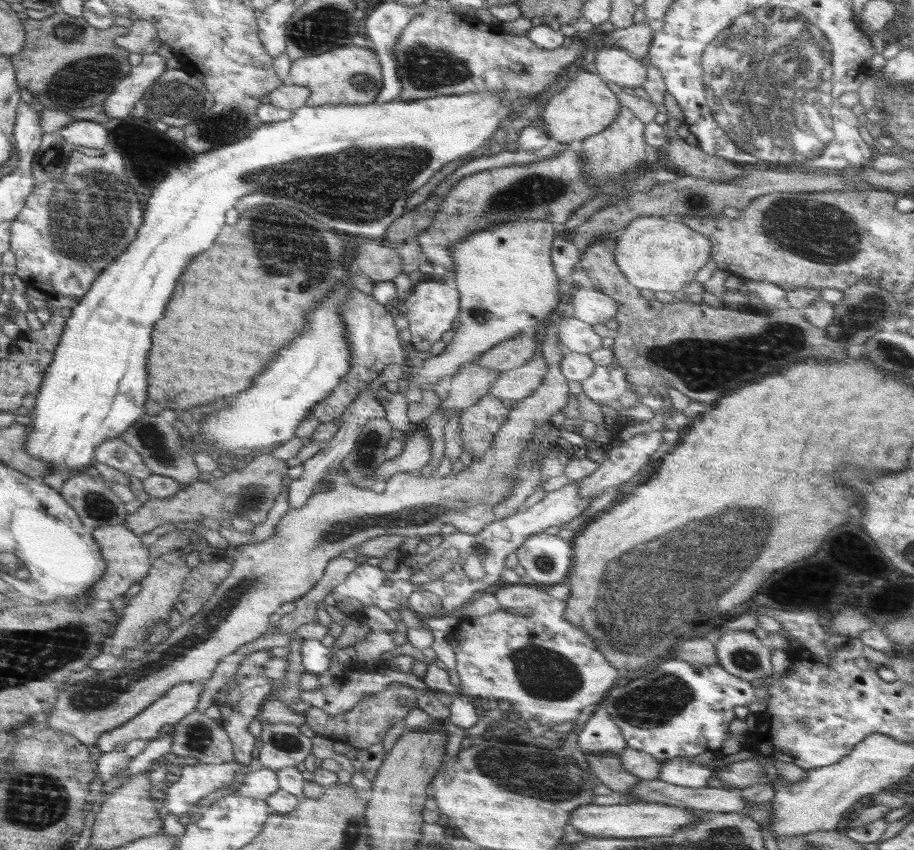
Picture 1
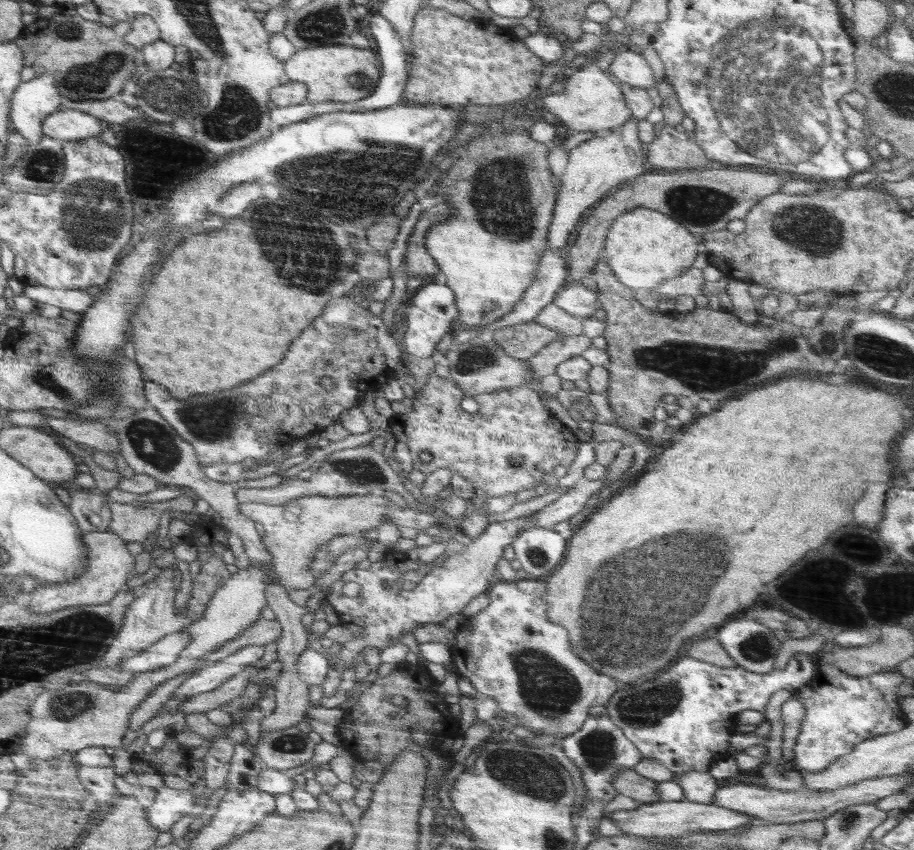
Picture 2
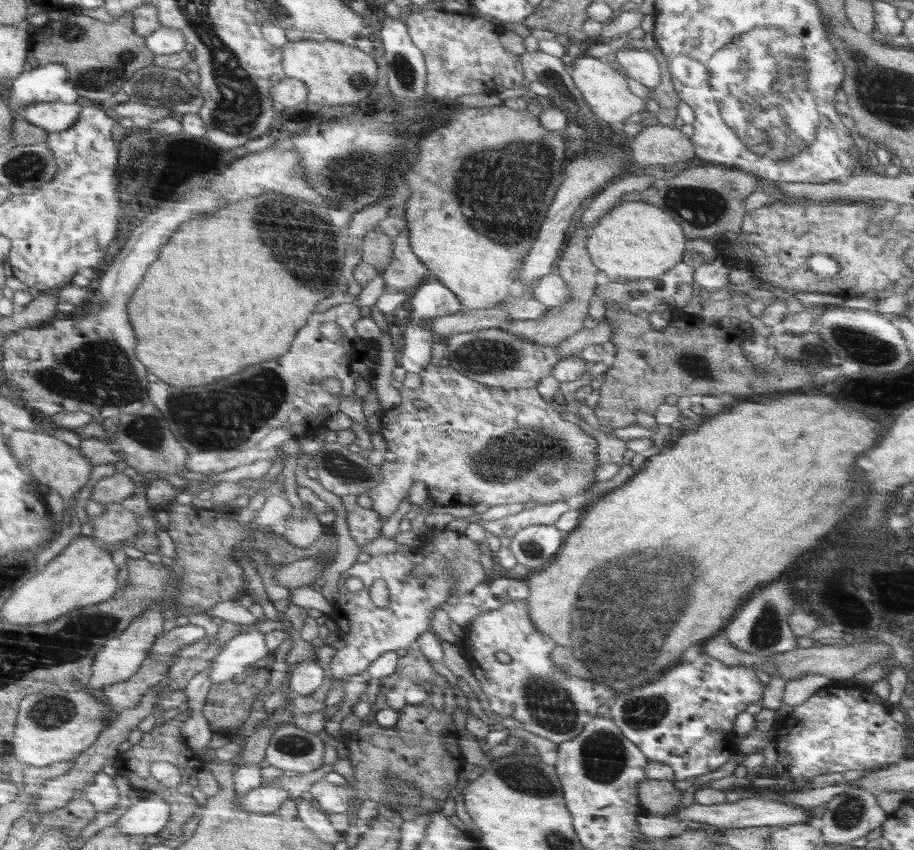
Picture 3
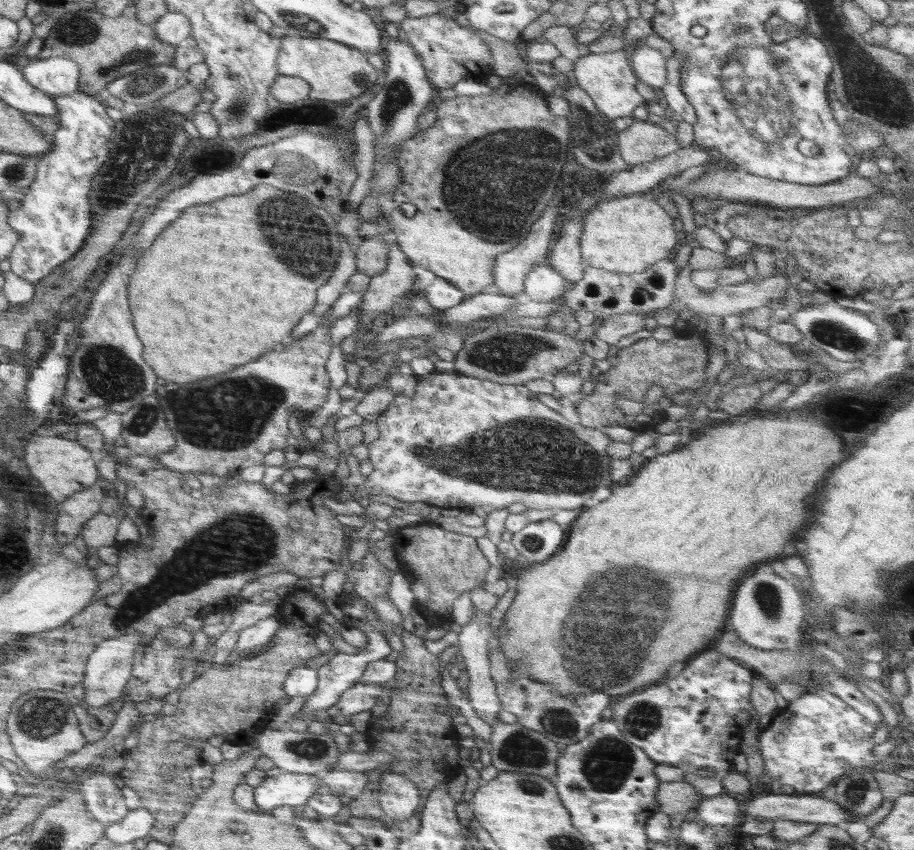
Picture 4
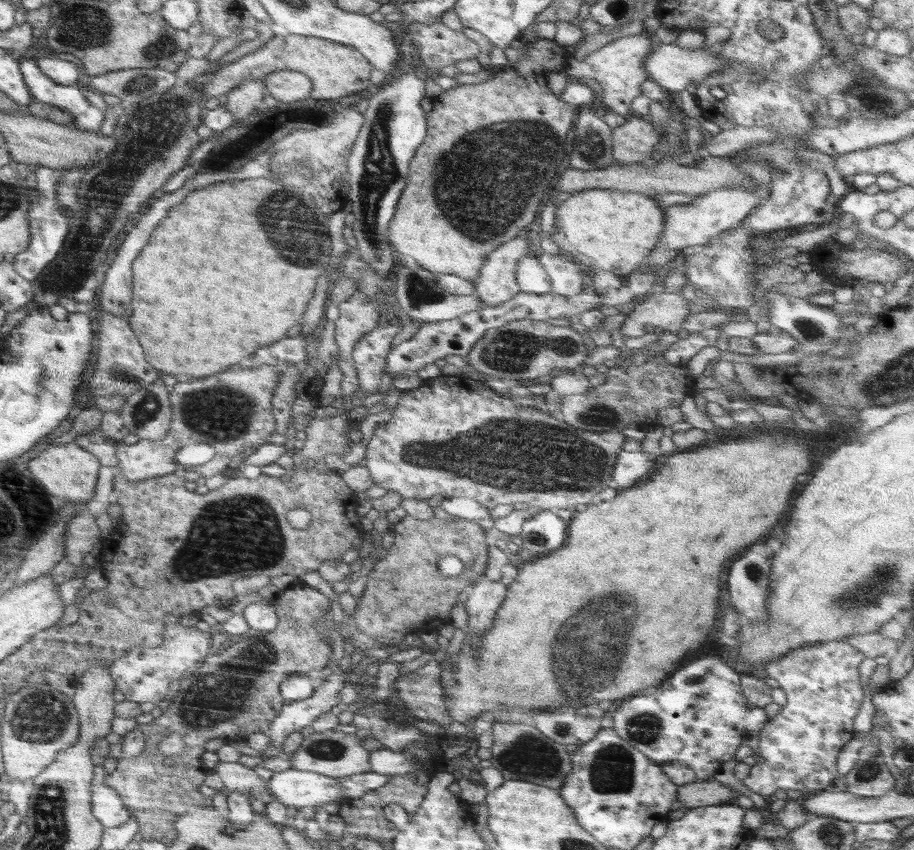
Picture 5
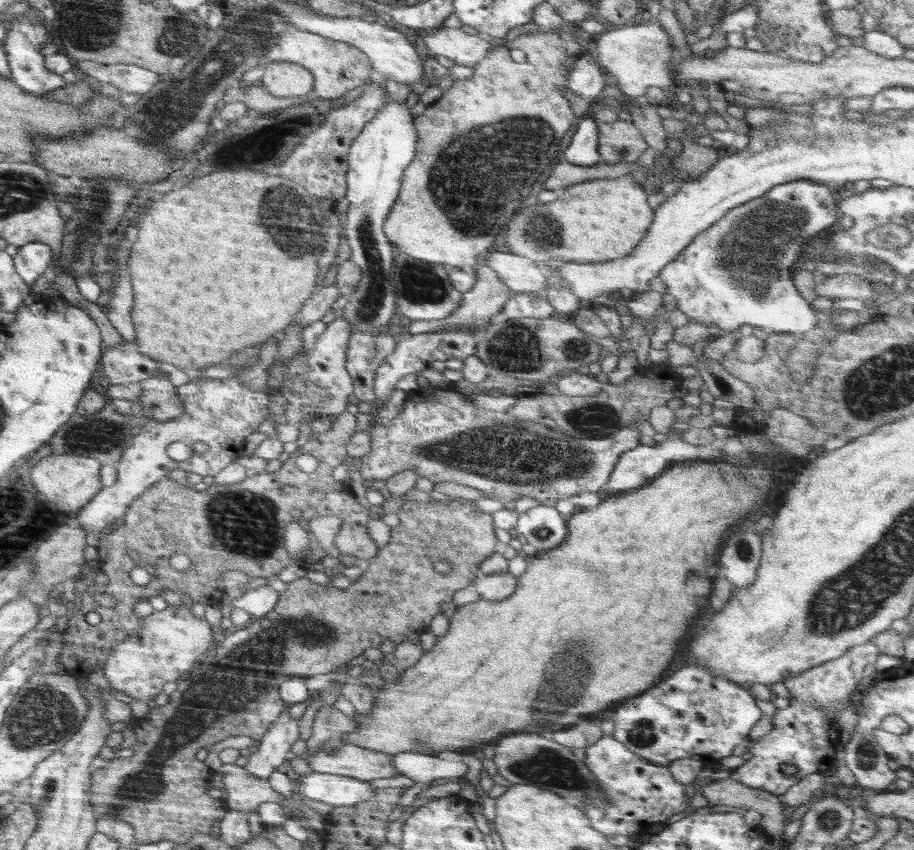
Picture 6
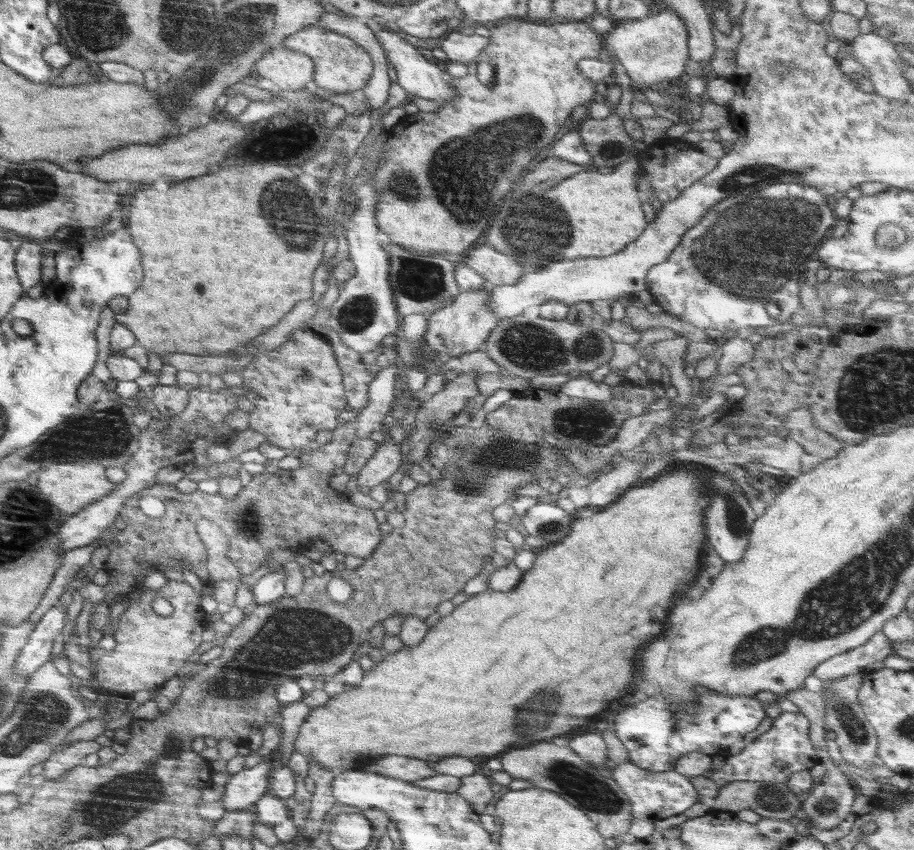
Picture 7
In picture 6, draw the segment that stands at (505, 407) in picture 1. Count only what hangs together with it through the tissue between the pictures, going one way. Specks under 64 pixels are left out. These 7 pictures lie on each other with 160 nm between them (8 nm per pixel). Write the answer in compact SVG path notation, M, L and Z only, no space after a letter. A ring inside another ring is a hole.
M419 386L410 388L403 407L404 410L393 421L378 419L373 422L369 430L370 452L361 458L359 472L364 479L387 482L390 477L412 469L420 478L428 478L434 483L455 482L470 486L483 492L486 499L504 503L520 500L520 494L532 498L538 496L536 500L540 500L542 504L542 500L554 502L560 498L570 498L579 492L601 492L618 460L621 460L621 455L636 448L641 436L632 425L604 438L570 438L557 429L549 430L541 420L522 420L502 412L480 412L472 404L470 397L454 389L434 387L434 390L420 390Z

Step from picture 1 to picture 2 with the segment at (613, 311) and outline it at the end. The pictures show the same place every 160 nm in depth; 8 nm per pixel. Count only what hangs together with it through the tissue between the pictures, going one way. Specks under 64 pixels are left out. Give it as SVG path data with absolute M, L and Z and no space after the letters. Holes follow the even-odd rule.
M576 281L568 282L560 292L557 292L553 303L572 316L586 319L592 317L599 308L600 302L597 298L598 295L594 291Z

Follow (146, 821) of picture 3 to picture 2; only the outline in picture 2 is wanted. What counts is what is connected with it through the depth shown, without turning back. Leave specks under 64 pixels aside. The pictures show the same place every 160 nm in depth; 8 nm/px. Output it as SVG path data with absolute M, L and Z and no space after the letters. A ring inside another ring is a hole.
M164 784L158 788L154 803L148 807L147 817L152 826L160 832L166 832L184 814L191 812L194 804L197 804L194 800L192 791L170 788Z

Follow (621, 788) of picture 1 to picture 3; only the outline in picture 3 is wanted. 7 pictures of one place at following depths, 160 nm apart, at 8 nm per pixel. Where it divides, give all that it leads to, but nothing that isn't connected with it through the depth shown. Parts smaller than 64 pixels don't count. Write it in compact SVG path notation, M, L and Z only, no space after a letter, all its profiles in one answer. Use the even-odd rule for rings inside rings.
M646 778L637 784L637 797L647 813L674 816L681 806L682 792L674 787L674 781Z

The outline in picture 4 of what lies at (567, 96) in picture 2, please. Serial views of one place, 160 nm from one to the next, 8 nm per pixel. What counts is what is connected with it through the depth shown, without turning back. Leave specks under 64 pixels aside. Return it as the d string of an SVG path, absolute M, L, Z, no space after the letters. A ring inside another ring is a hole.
M619 50L605 54L588 54L575 62L570 78L574 84L588 93L596 108L611 120L632 115L637 106L646 103L645 98L638 94L635 87L639 78L631 67L631 51Z

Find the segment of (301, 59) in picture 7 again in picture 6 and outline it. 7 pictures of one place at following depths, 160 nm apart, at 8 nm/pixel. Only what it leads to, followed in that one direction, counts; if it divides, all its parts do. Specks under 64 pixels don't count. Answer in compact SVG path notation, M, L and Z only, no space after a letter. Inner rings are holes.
M274 62L263 65L264 74L259 84L270 94L280 98L304 96L313 90L313 74L295 62Z

